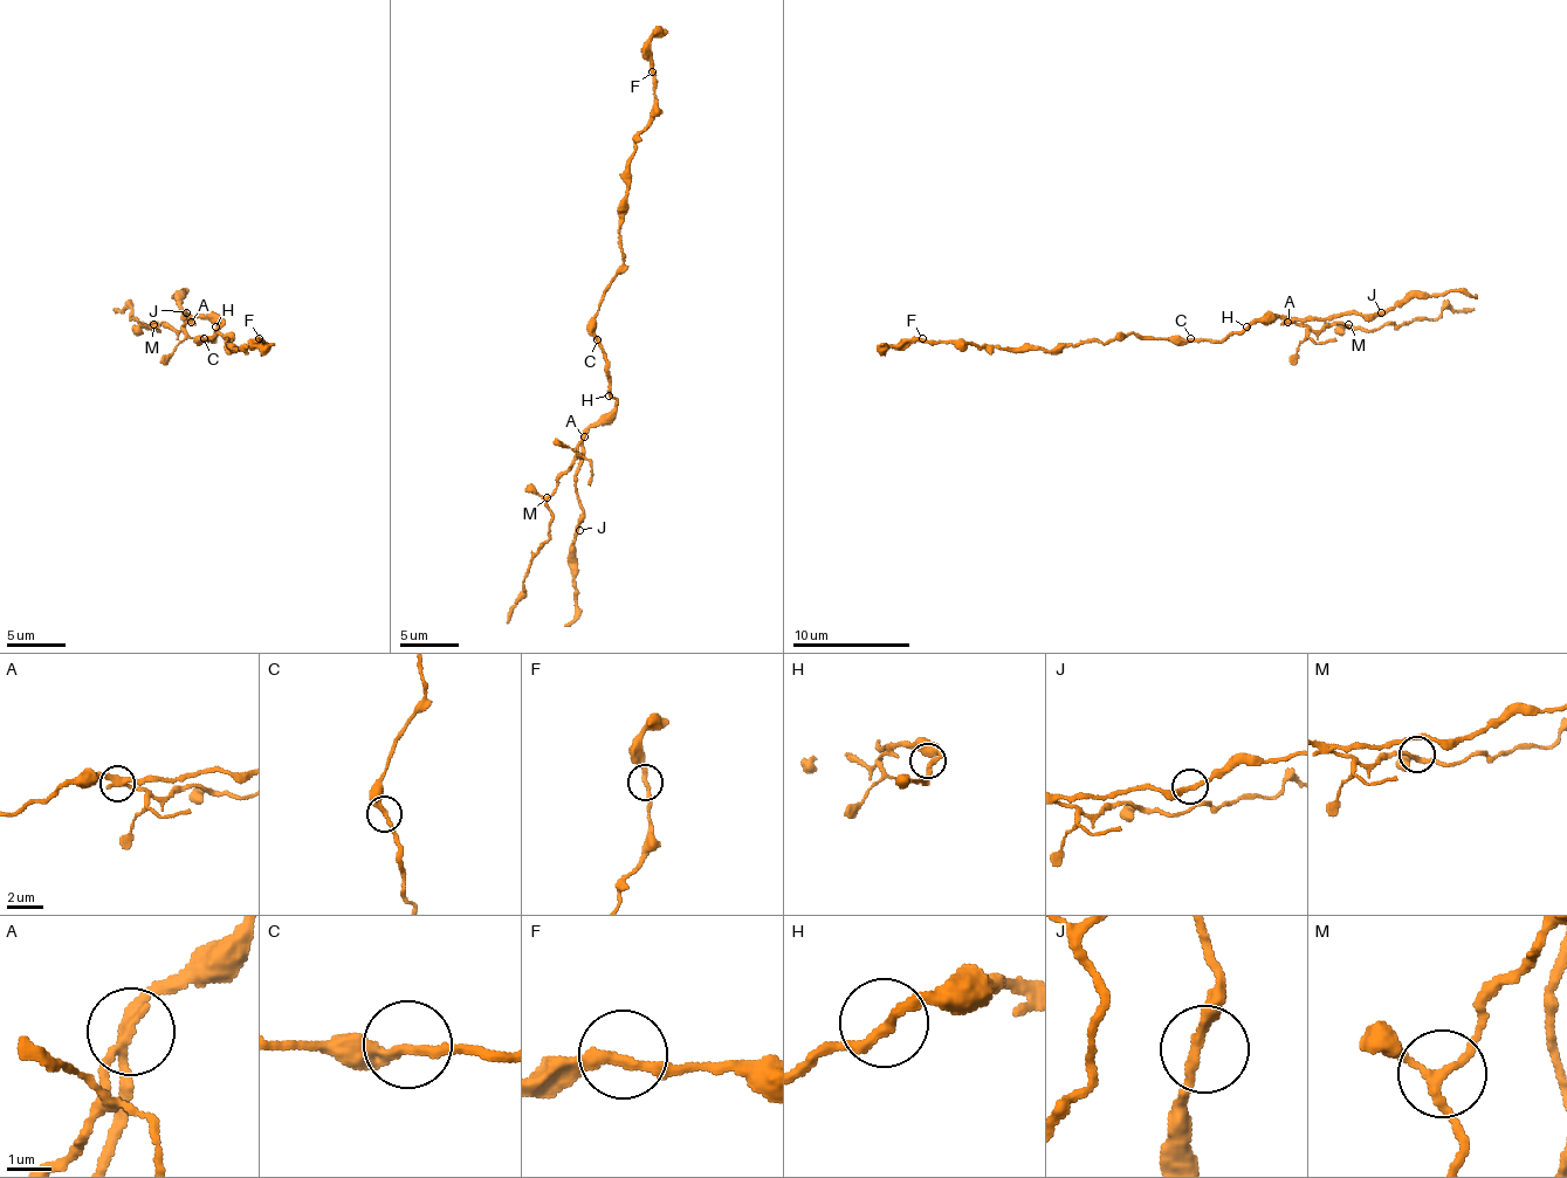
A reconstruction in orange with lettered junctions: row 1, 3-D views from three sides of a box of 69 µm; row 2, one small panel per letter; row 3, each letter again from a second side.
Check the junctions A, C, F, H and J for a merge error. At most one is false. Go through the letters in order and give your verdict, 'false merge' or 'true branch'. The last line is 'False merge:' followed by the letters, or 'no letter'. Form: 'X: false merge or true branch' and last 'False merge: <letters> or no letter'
A: false merge
C: true branch
F: true branch
H: true branch
J: true branch
False merge: A

